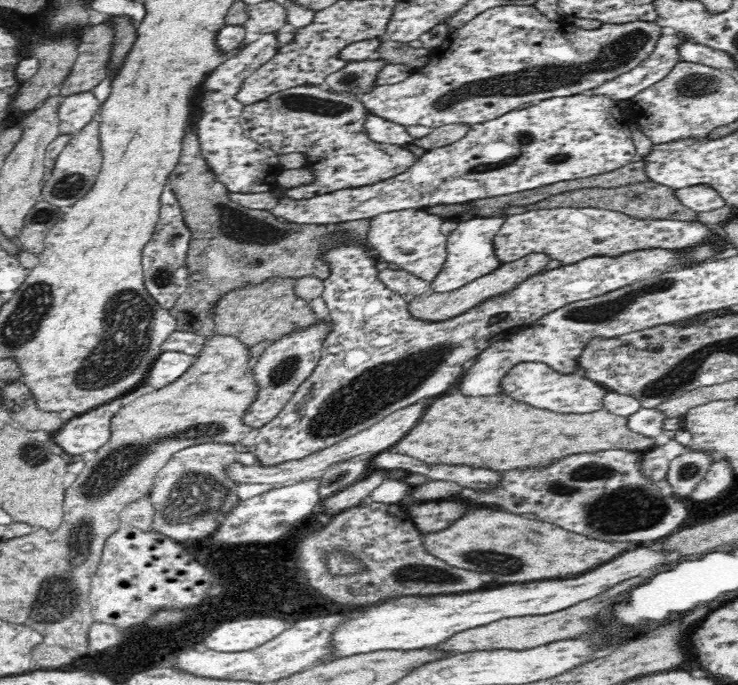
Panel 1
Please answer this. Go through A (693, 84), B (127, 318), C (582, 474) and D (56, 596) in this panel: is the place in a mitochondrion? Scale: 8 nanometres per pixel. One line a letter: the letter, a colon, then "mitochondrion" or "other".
A: mitochondrion
B: mitochondrion
C: mitochondrion
D: mitochondrion

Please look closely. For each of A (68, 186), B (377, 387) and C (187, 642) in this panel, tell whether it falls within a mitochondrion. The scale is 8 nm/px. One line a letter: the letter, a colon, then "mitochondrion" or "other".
A: mitochondrion
B: mitochondrion
C: mitochondrion

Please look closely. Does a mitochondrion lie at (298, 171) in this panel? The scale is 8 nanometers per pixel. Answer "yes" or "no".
no

